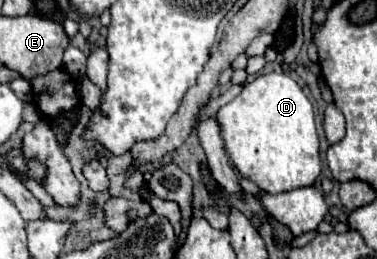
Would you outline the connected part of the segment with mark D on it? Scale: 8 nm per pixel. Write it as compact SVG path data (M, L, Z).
M261 73L249 81L243 91L217 111L217 123L225 141L225 151L237 171L255 181L265 193L283 193L299 187L309 187L321 173L319 161L319 135L315 129L313 105L303 89L287 73Z

